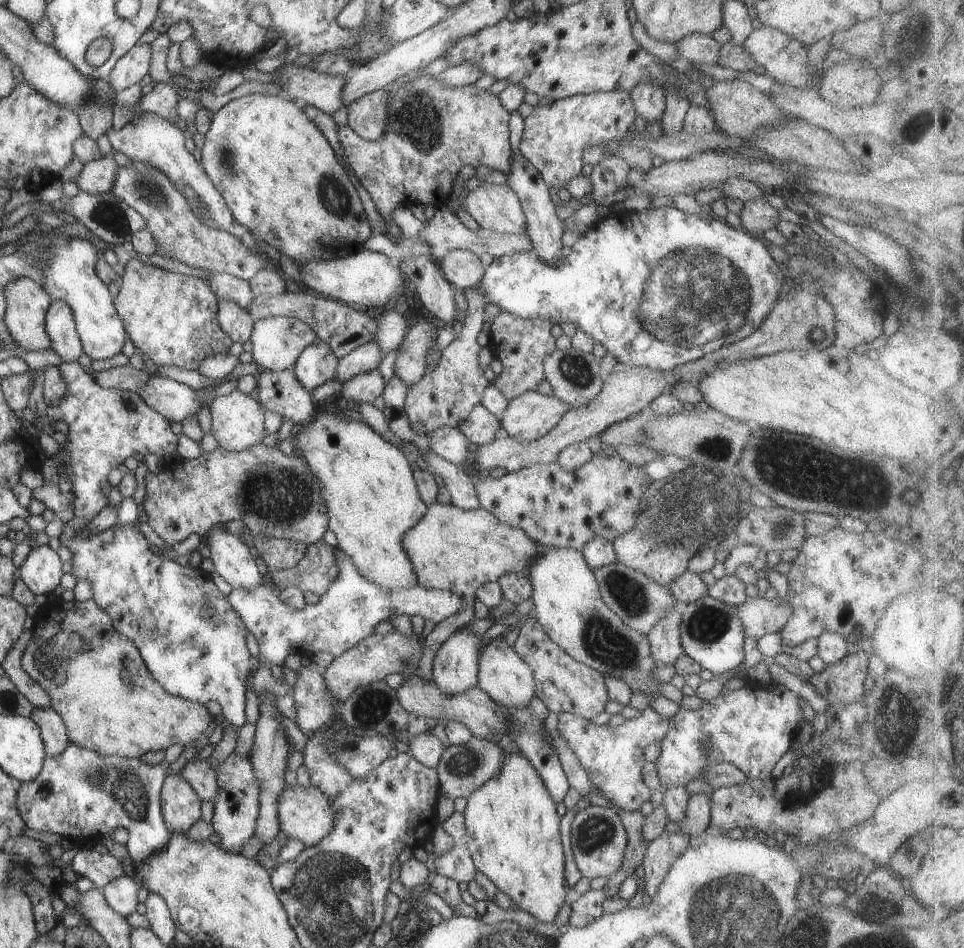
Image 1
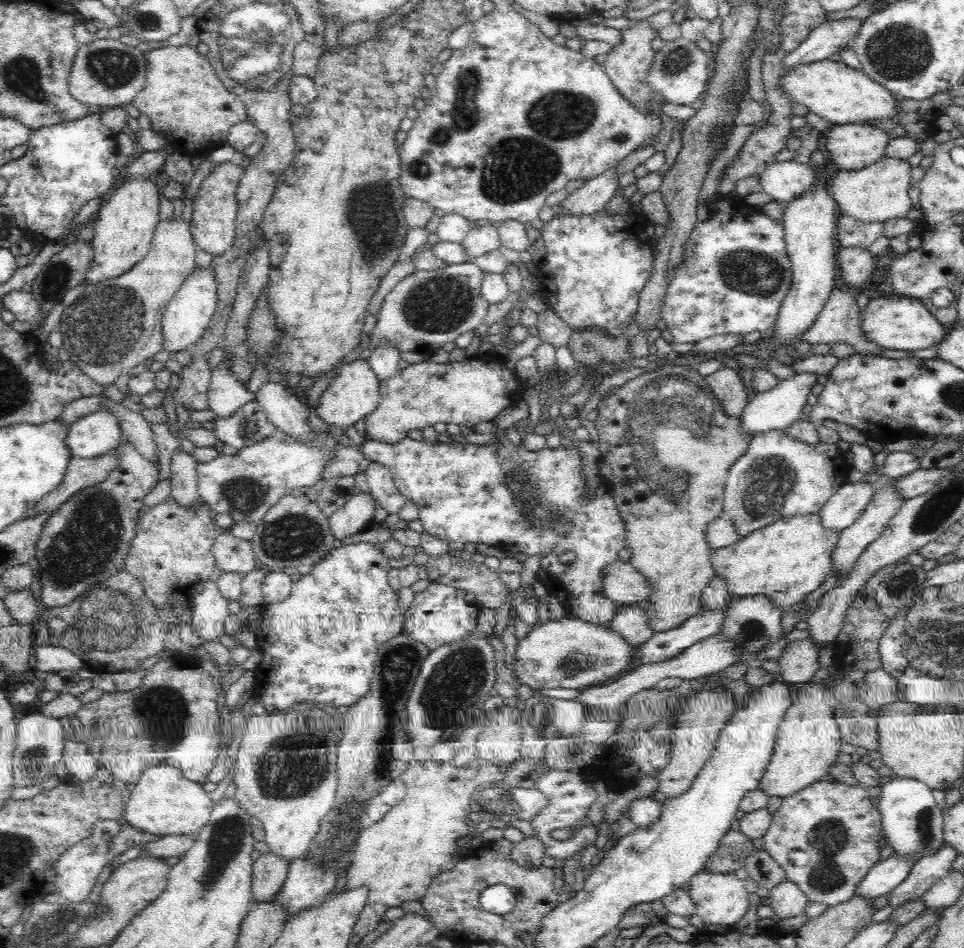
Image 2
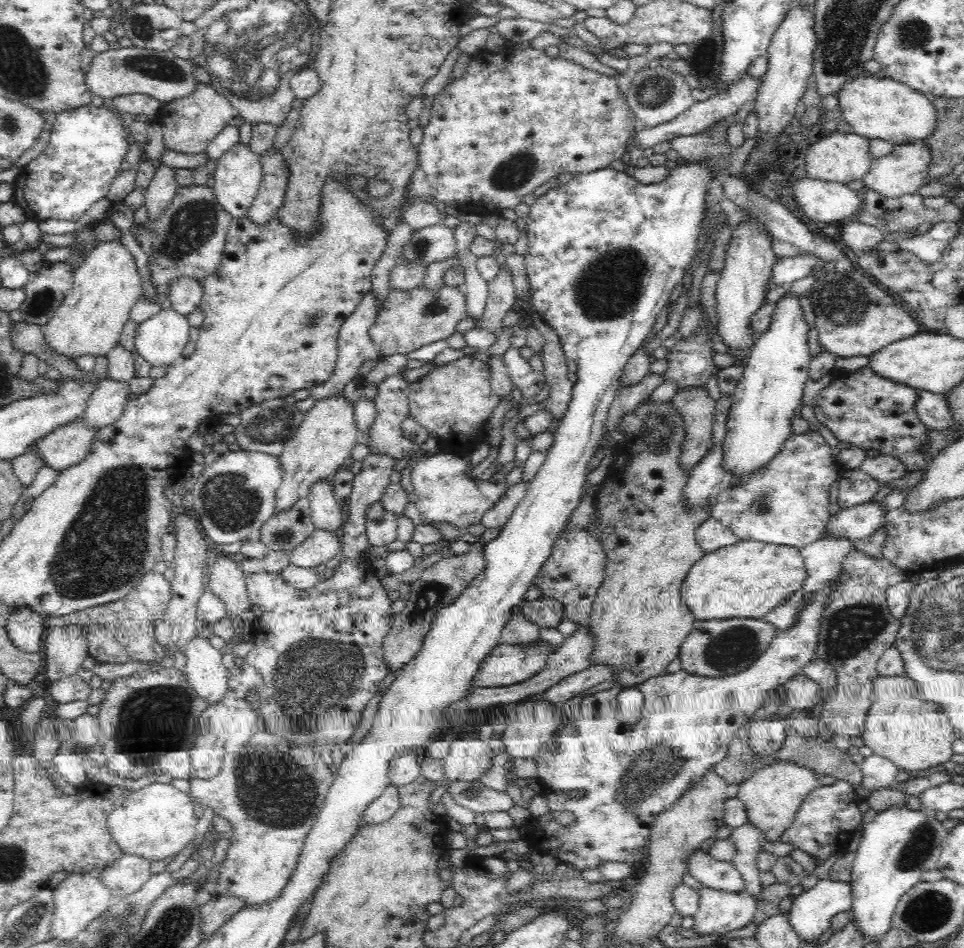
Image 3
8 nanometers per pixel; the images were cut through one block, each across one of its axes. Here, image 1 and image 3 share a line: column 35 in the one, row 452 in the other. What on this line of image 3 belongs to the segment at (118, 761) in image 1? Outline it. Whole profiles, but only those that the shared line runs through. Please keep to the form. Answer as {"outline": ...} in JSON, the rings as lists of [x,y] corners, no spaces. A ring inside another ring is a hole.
{"outline":[[[810,429],[802,434],[788,435],[766,466],[750,474],[744,484],[734,482],[718,493],[711,511],[713,519],[732,530],[738,540],[755,540],[799,549],[807,547],[822,536],[827,522],[833,516],[828,511],[830,510],[829,490],[830,486],[840,478],[843,468],[832,458],[830,450],[832,447],[816,430]]]}

